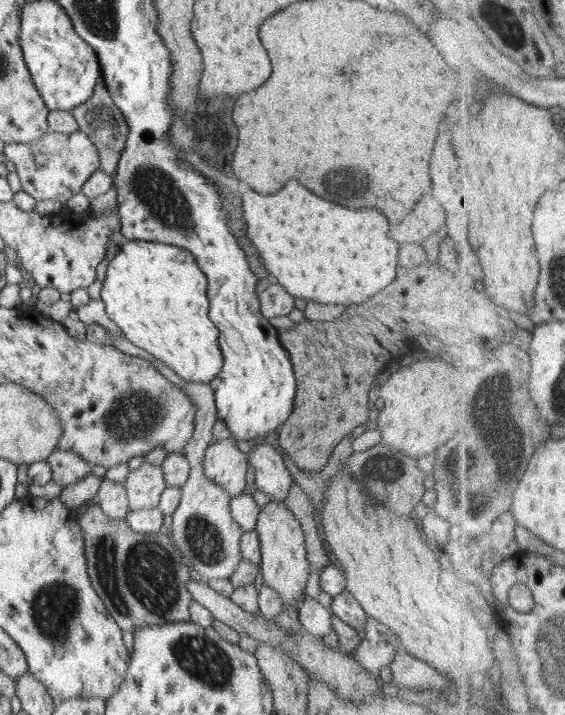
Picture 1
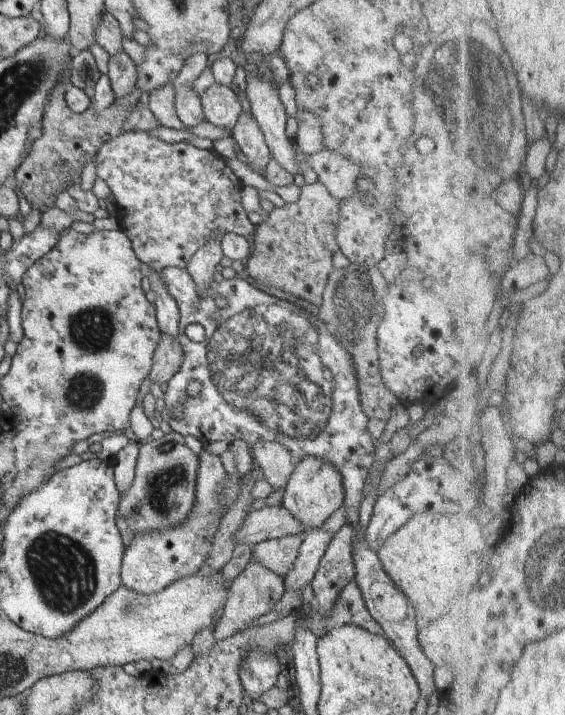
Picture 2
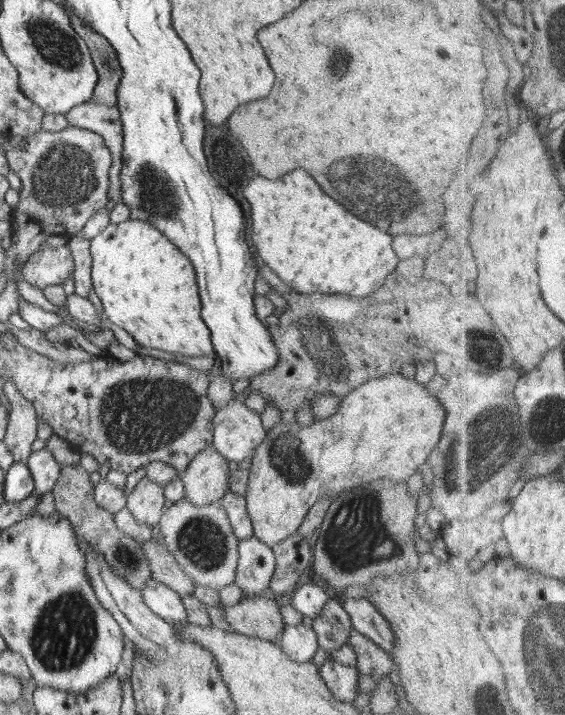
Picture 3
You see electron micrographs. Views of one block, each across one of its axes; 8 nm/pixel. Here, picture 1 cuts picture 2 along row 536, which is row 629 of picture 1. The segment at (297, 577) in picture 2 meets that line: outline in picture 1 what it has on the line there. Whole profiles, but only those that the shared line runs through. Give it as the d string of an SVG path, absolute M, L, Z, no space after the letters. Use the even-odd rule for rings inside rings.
M306 596L297 605L297 610L299 611L299 621L306 633L322 638L333 629L331 623L333 612L320 605L318 600Z

